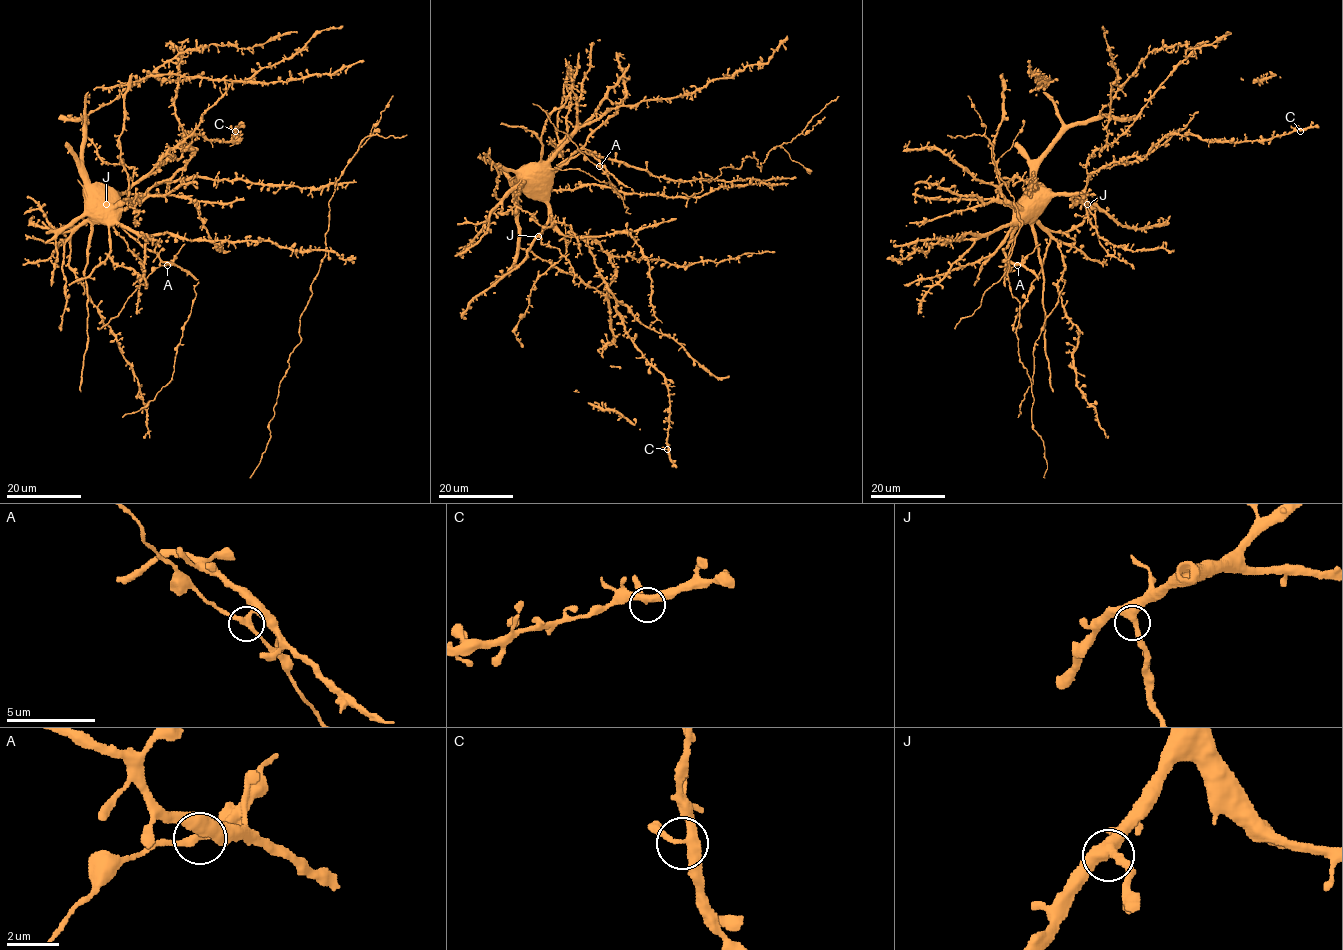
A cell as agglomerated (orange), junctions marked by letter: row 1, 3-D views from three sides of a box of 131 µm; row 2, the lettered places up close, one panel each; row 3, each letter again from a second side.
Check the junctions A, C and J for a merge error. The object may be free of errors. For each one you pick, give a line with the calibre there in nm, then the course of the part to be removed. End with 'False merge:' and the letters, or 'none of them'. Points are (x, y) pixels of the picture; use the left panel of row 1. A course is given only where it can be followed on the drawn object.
False merge: none of them

